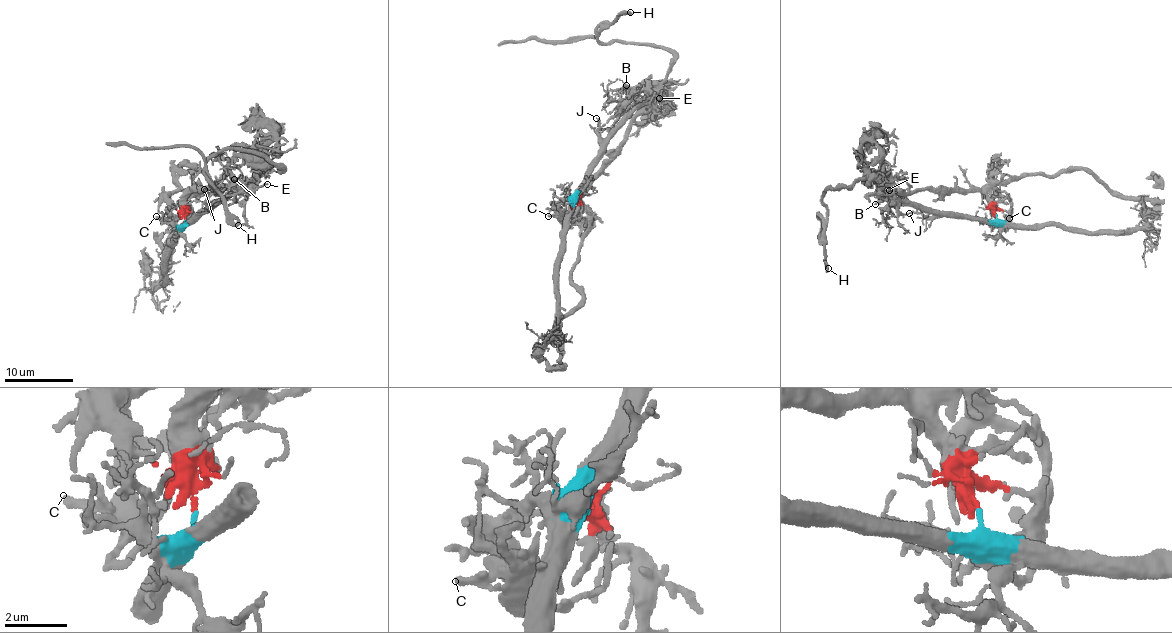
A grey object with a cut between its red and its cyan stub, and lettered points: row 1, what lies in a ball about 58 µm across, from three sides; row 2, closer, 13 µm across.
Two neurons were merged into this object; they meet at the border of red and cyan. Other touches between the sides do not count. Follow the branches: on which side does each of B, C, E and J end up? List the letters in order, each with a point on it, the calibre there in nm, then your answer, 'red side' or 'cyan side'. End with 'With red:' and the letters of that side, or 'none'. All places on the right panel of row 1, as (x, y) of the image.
B: at (875, 204); 170 nm thick; cyan side
C: at (1009, 218); 220 nm thick; red side
E: at (889, 190); 90 nm thick; cyan side
J: at (909, 213); 170 nm thick; cyan side
With red: C

